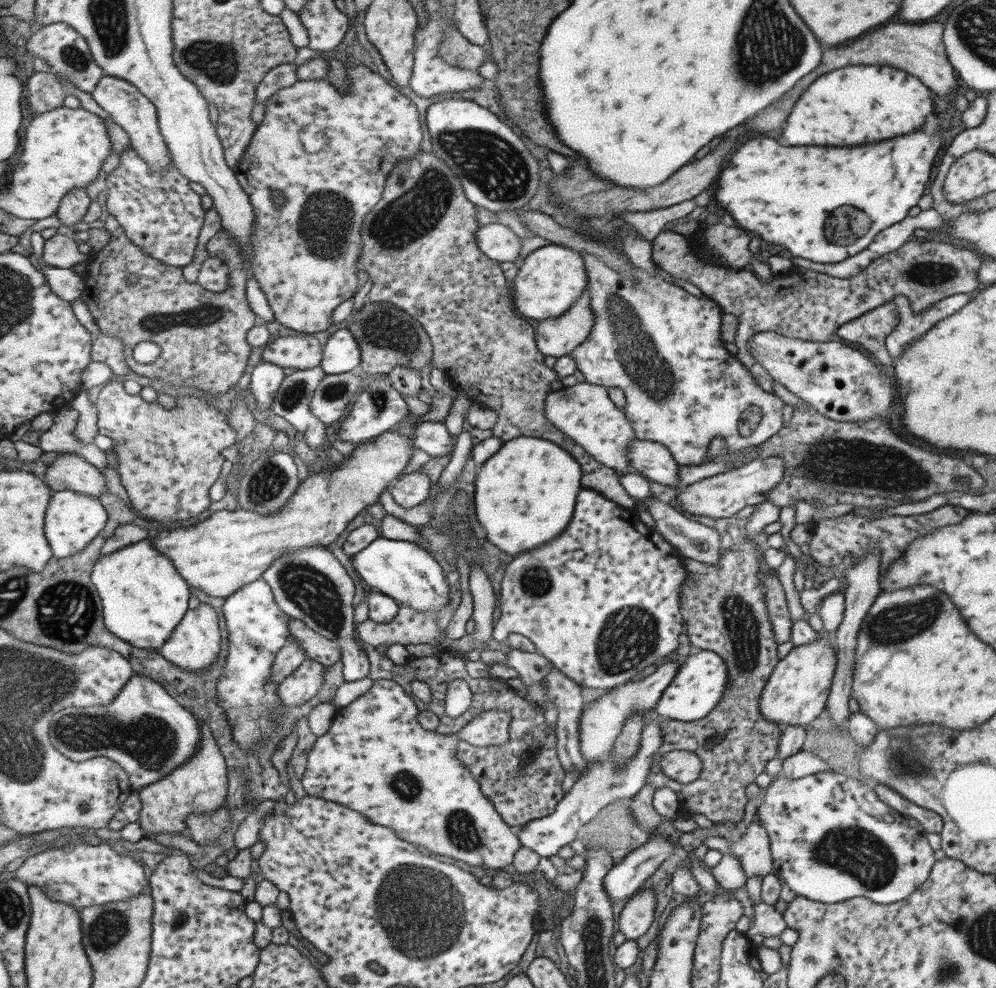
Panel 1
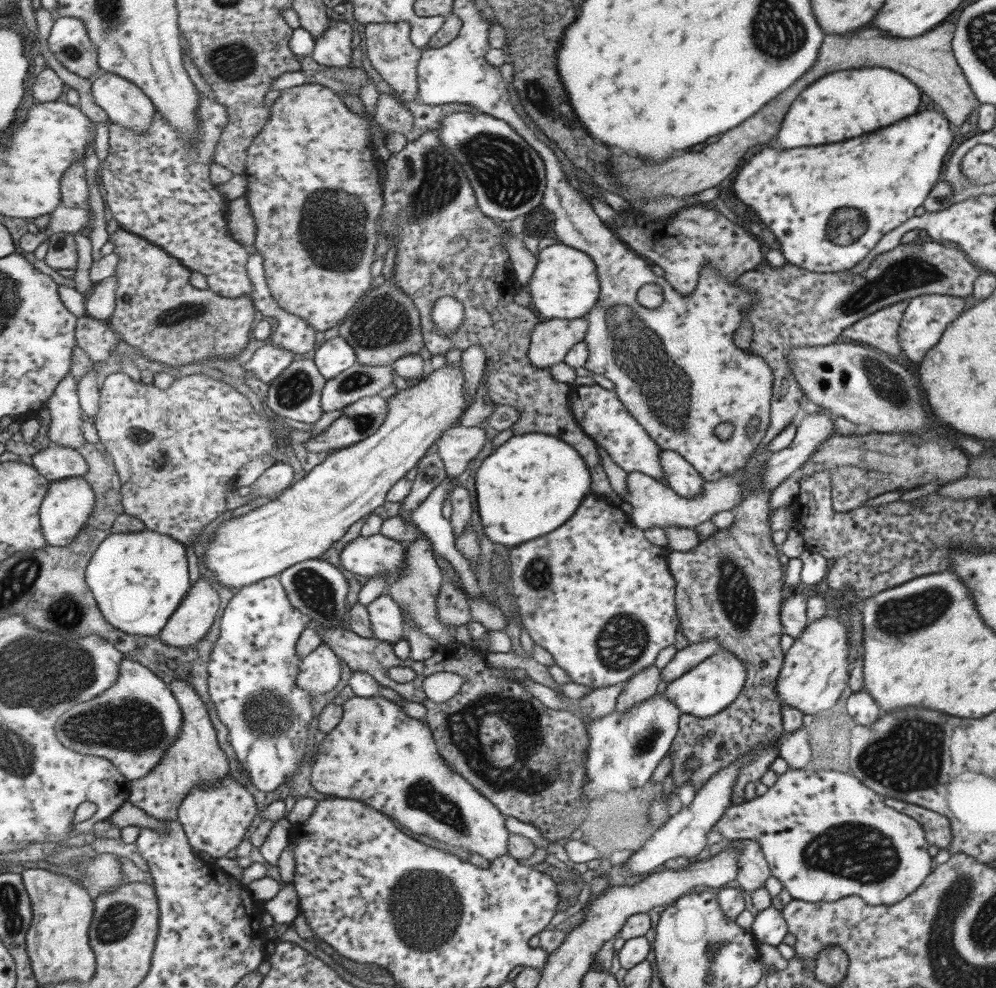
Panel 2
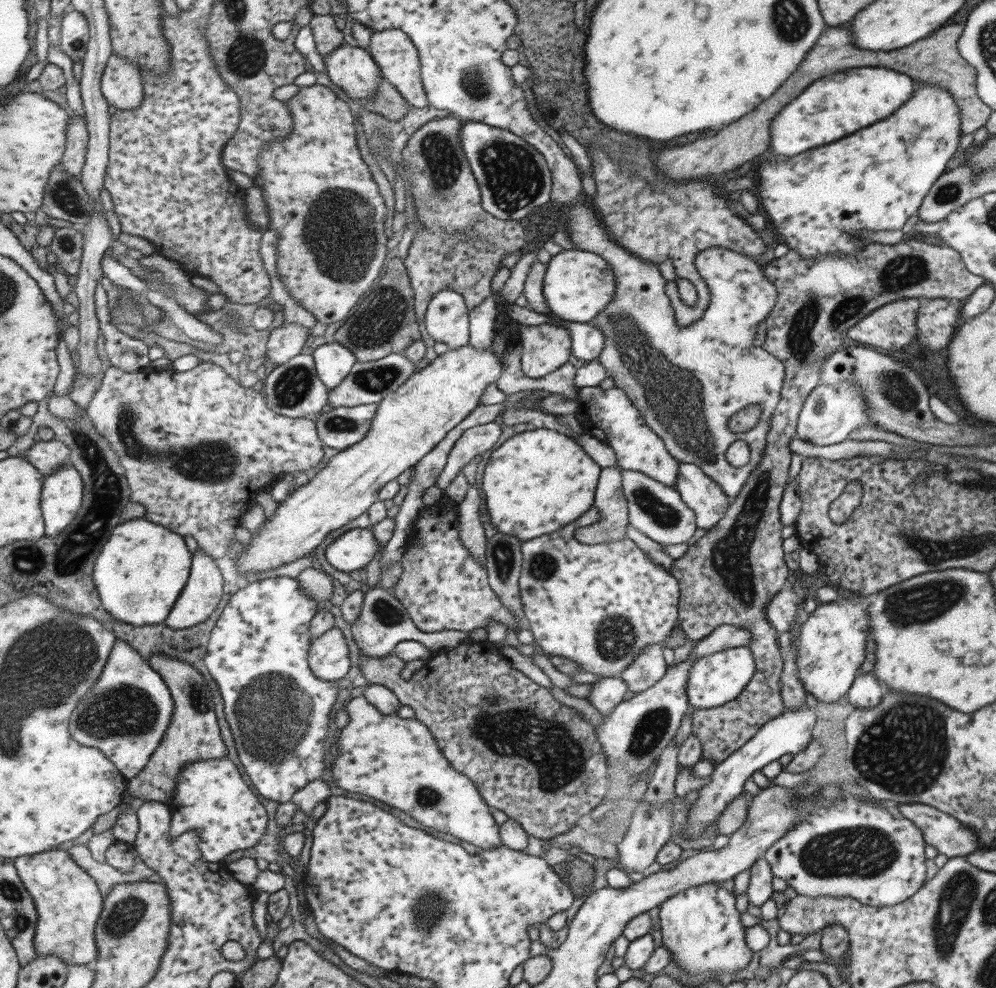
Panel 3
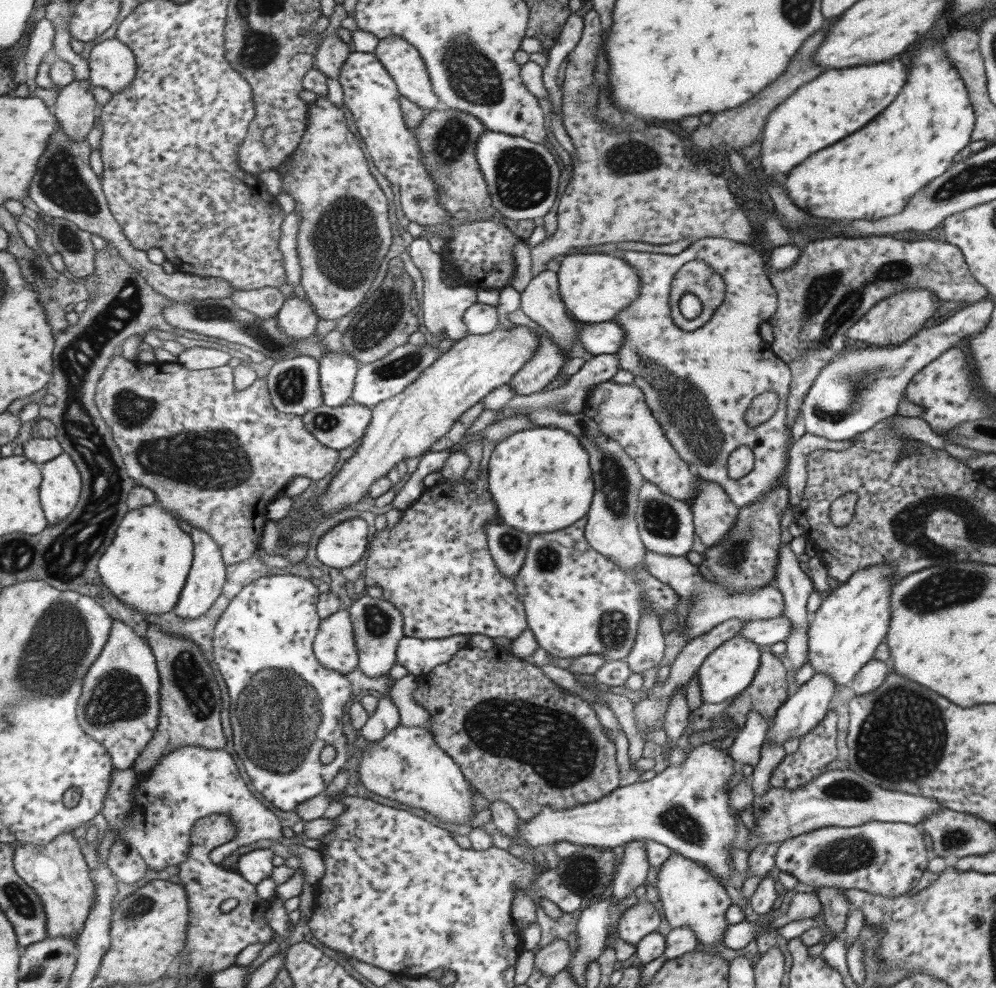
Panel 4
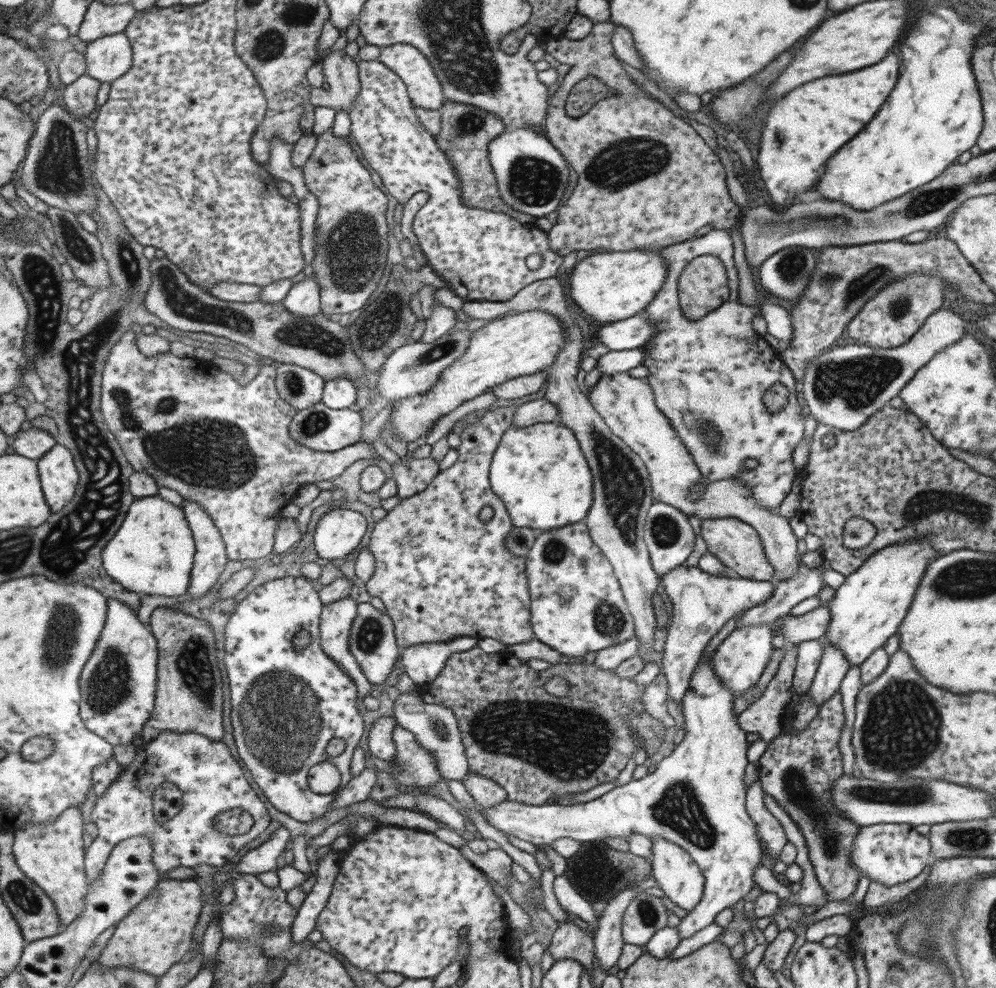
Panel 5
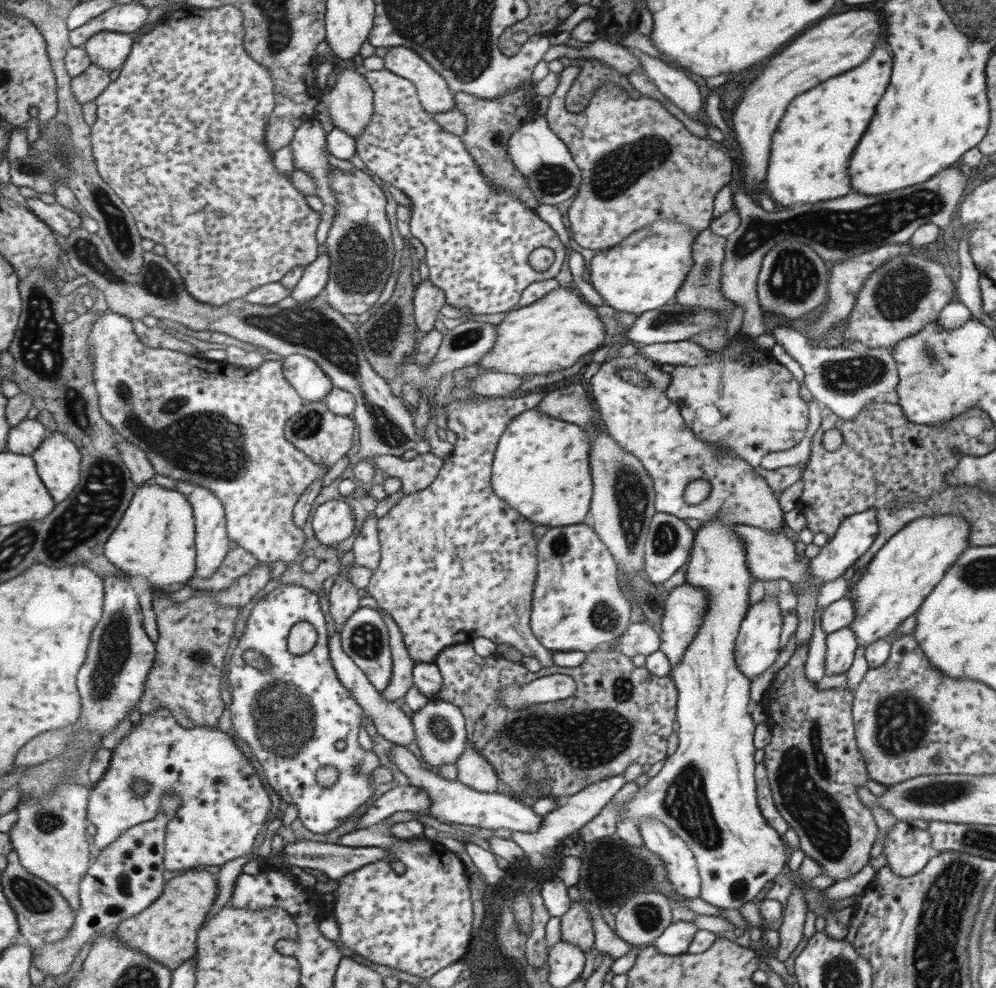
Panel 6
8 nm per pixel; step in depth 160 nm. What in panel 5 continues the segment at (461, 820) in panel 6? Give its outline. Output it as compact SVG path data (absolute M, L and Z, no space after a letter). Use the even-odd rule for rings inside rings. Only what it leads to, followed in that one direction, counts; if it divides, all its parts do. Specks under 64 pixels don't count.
M713 657L699 658L689 679L687 690L680 700L683 714L684 737L668 756L657 764L653 772L629 783L622 784L588 802L570 805L545 803L531 806L521 802L504 800L494 806L477 809L485 820L505 835L515 836L523 842L549 845L558 838L572 838L577 842L593 842L604 838L629 838L630 834L641 834L648 839L665 839L685 850L704 876L703 890L699 902L676 926L678 937L689 938L704 926L713 923L717 912L731 907L741 900L754 885L751 881L753 869L761 864L764 850L756 833L755 824L746 813L743 783L744 768L747 766L745 733L738 728L735 713L731 711L735 693L722 686L712 671ZM382 716L375 720L368 732L368 748L377 758L392 764L396 762L397 745L394 741L394 730L397 720L392 716Z

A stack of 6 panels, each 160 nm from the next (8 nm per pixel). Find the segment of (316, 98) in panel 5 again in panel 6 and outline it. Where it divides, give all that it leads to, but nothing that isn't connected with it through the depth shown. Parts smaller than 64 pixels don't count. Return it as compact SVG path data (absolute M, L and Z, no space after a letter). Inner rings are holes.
M340 68L330 92L321 92L321 102L333 125L358 139L370 125L375 112L375 92L368 78L355 70Z

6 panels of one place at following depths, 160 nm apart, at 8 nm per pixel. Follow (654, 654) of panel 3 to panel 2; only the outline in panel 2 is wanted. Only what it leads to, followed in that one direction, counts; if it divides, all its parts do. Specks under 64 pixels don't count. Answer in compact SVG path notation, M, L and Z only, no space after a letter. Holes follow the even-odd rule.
M653 665L631 675L629 680L624 681L623 688L618 692L614 710L623 714L632 706L649 698L654 694L660 681L660 670Z

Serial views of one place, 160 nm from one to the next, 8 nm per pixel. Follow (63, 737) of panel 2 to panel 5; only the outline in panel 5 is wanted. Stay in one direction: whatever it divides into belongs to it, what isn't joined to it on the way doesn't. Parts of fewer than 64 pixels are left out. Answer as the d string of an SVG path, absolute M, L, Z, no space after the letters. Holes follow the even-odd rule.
M116 598L108 599L108 620L97 643L93 657L85 665L80 680L83 698L80 704L80 715L89 730L101 735L114 746L130 744L135 736L142 734L146 722L152 718L156 710L156 692L158 689L158 662L160 650L156 635L146 624L137 618L136 612L124 602Z

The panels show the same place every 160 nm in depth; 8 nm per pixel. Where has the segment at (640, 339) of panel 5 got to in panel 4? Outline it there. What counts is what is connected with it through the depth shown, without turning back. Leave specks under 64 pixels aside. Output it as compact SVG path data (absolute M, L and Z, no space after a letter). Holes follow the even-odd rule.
M612 320L588 323L577 334L581 346L592 356L615 353L623 337L622 328Z

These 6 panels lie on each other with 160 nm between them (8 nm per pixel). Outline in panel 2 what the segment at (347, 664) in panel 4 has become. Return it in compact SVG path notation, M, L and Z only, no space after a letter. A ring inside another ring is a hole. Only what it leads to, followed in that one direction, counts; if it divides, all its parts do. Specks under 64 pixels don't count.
M323 644L301 659L296 683L315 696L329 694L341 680L342 662L331 647Z

